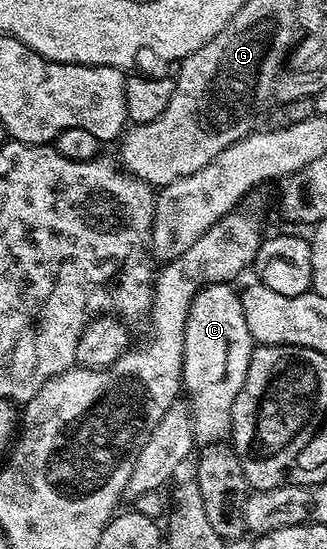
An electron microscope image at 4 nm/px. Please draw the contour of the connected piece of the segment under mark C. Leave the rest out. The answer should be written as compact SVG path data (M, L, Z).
M227 282L206 284L197 292L187 314L181 379L184 395L193 410L193 438L201 446L213 446L230 439L231 406L235 406L235 397L243 390L243 378L247 378L247 366L255 347L244 318L240 293L232 288Z

